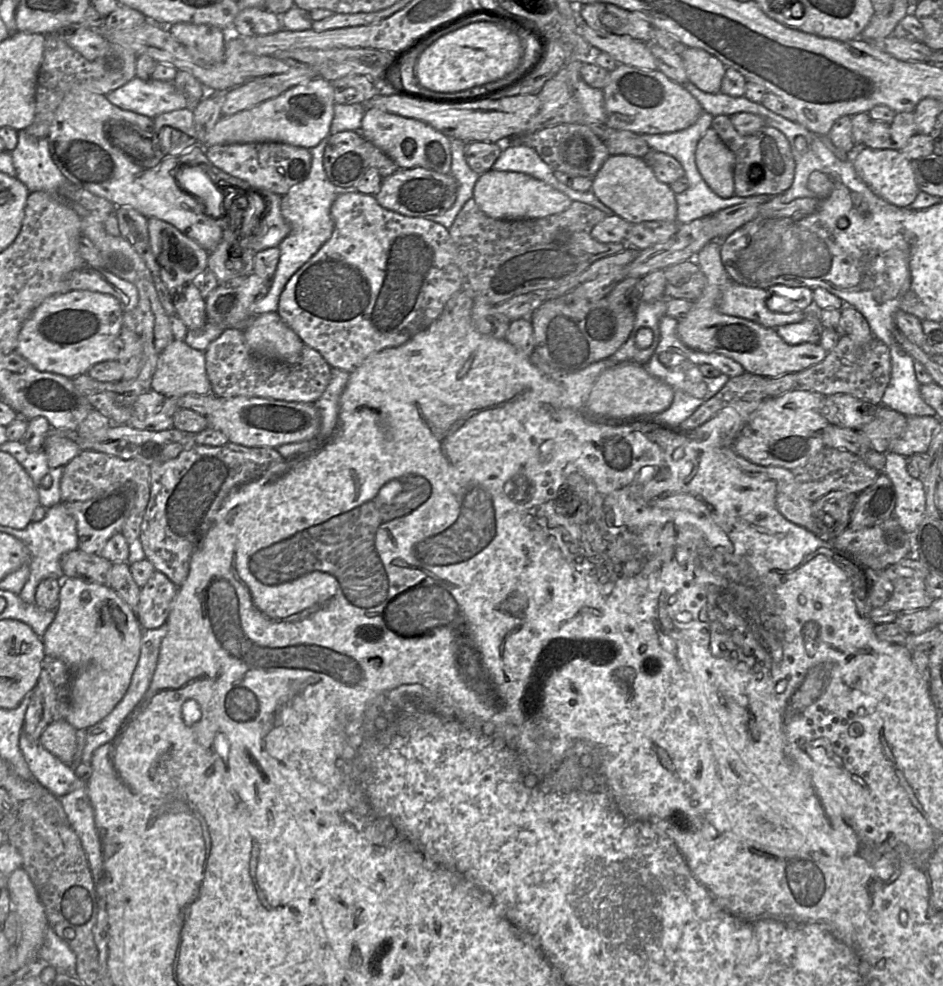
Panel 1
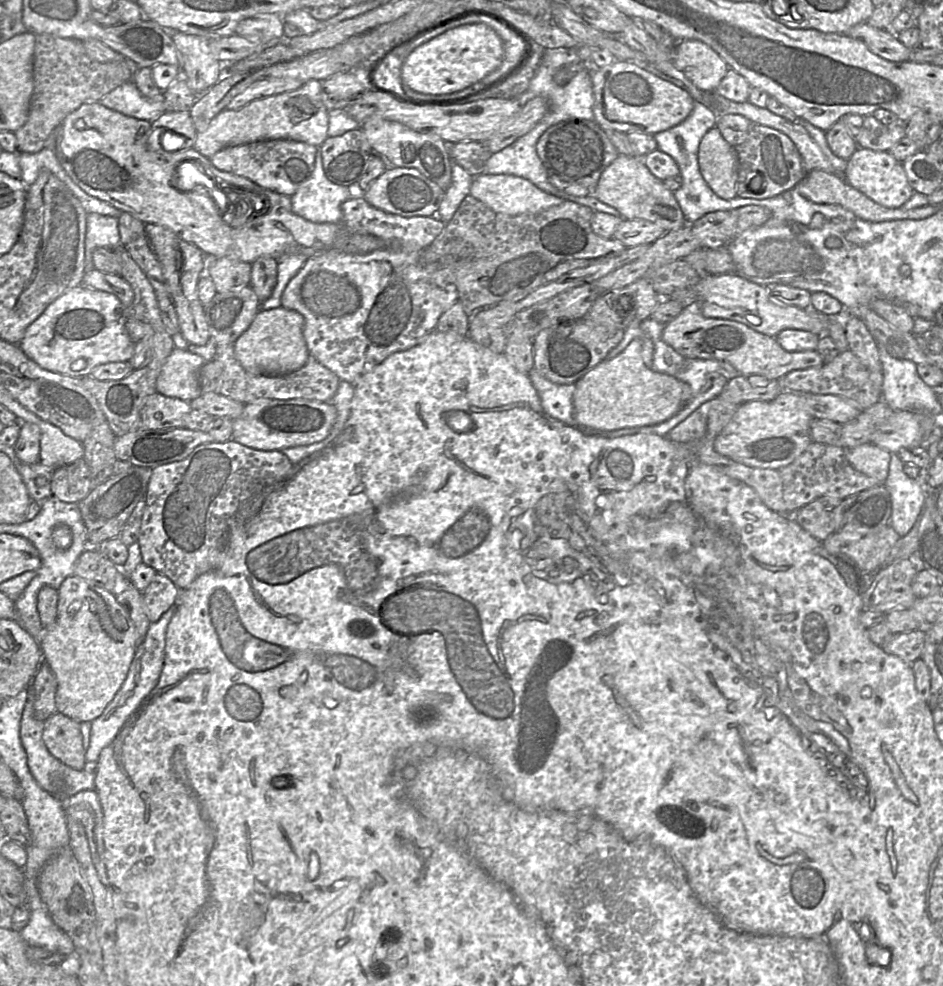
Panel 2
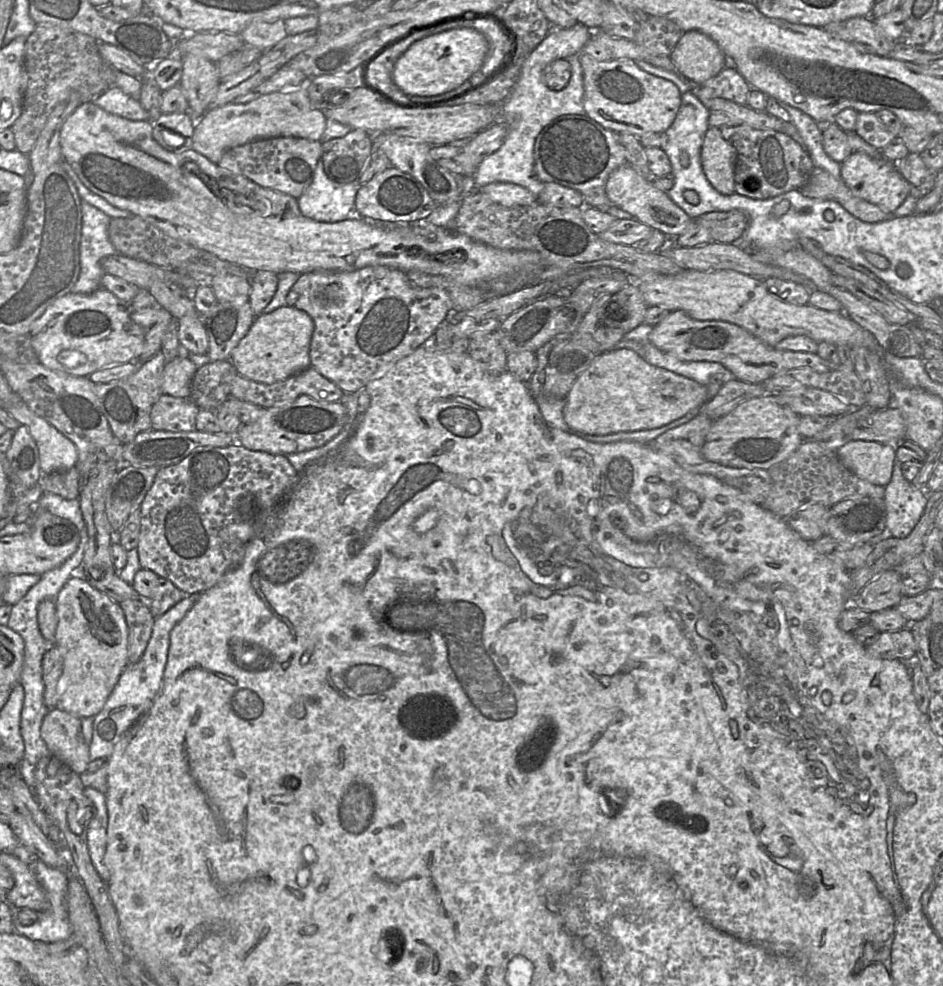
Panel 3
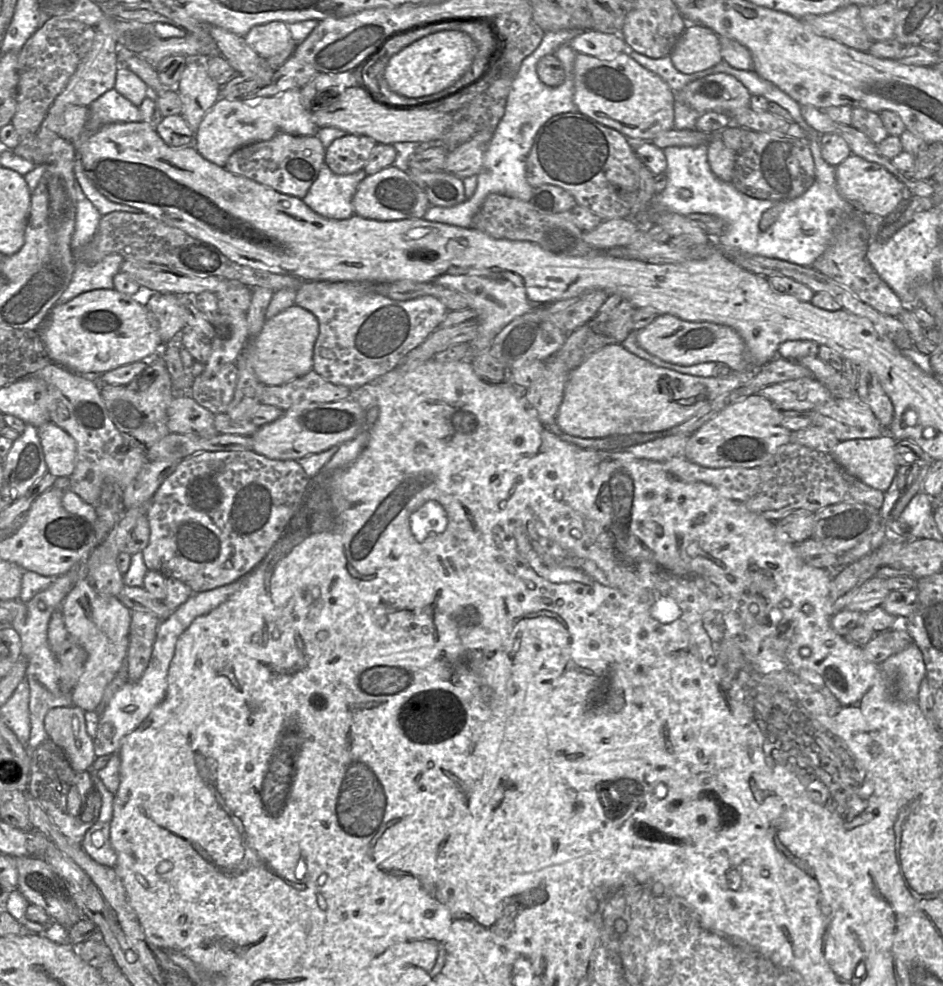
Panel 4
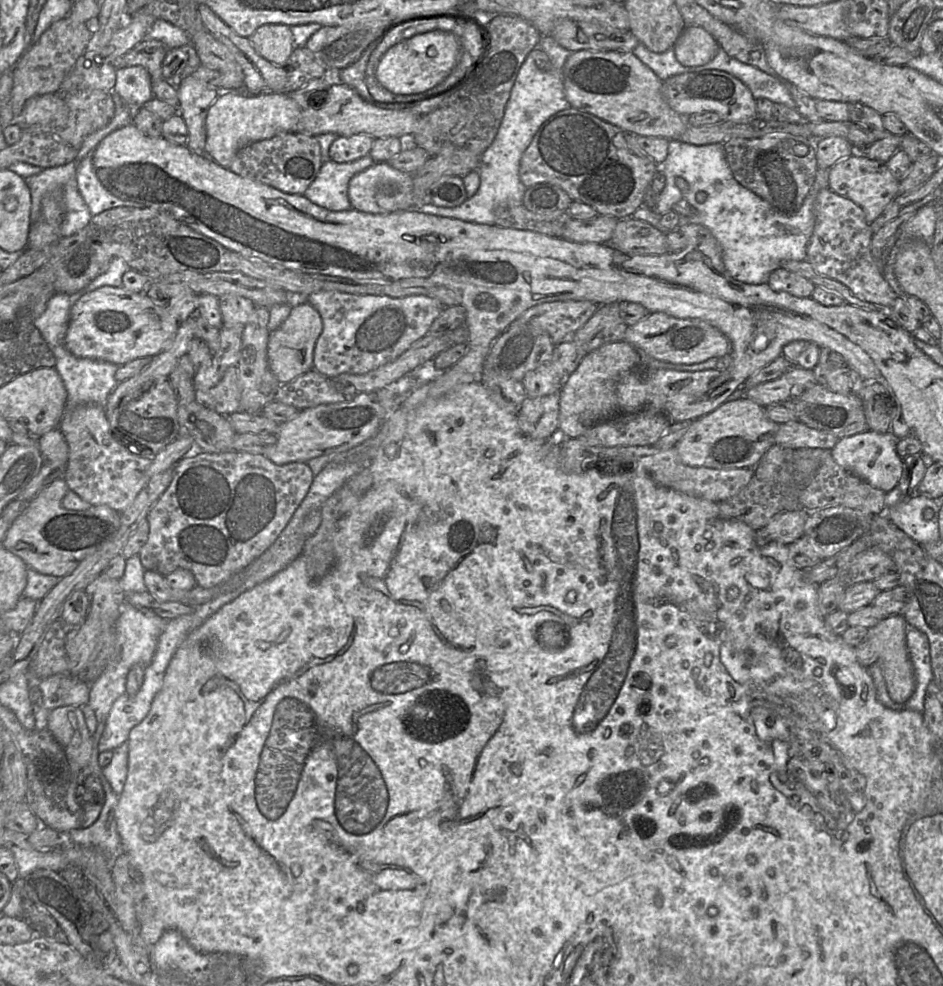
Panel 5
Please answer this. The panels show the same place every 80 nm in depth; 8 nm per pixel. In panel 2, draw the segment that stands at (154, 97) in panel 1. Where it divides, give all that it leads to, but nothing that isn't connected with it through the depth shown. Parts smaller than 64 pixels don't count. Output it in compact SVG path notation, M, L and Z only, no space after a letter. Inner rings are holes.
M133 81L121 84L98 102L126 116L150 122L166 111L163 93L155 98L147 98Z

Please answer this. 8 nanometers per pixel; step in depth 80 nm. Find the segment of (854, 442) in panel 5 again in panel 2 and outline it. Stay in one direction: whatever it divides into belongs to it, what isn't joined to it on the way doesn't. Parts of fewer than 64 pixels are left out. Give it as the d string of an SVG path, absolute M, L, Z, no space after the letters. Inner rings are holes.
M872 443L846 449L849 463L859 472L885 483L891 460L891 453Z

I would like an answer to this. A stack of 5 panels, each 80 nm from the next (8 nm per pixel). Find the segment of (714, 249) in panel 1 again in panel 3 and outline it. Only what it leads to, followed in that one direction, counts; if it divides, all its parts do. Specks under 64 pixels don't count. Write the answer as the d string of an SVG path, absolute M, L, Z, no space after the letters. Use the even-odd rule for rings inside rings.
M681 310L670 312L659 324L653 326L649 341L662 352L685 362L720 363L735 379L753 384L761 384L783 371L795 368L810 368L818 373L831 370L817 353L777 350L740 326L724 321L694 320Z

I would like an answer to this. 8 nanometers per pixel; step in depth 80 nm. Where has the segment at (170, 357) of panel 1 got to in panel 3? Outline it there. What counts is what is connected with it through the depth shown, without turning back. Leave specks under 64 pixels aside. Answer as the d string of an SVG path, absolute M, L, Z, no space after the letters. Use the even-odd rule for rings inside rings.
M177 356L164 367L163 376L163 394L190 398L191 384L197 366L189 358L181 358Z

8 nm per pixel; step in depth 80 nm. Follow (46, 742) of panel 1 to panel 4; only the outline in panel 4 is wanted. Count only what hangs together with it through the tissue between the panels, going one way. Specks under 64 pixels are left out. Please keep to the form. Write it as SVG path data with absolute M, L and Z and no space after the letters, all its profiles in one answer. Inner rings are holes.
M76 706L57 707L48 711L44 720L48 738L65 753L75 772L88 770L95 760L94 742L86 730L84 710Z

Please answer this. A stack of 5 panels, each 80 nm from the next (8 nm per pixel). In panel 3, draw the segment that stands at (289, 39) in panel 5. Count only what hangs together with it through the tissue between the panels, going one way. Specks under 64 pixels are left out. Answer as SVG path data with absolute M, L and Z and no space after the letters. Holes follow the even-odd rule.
M284 20L252 21L239 34L245 44L266 51L275 46L286 35Z

